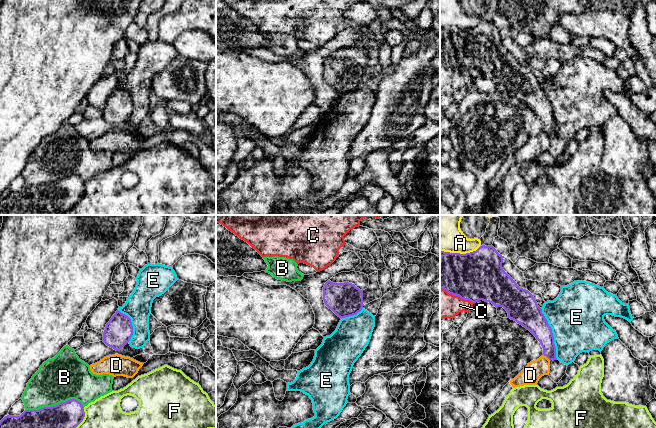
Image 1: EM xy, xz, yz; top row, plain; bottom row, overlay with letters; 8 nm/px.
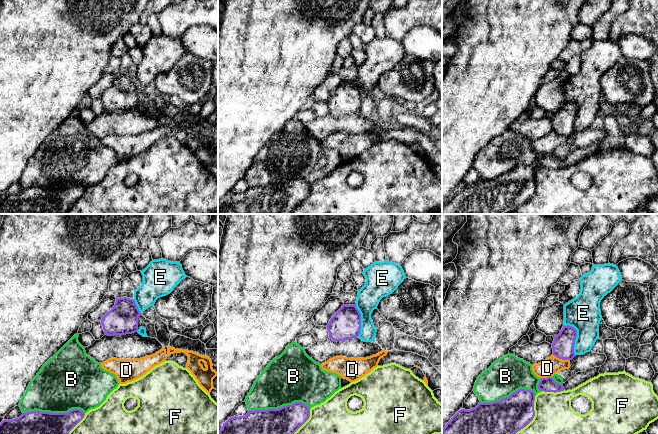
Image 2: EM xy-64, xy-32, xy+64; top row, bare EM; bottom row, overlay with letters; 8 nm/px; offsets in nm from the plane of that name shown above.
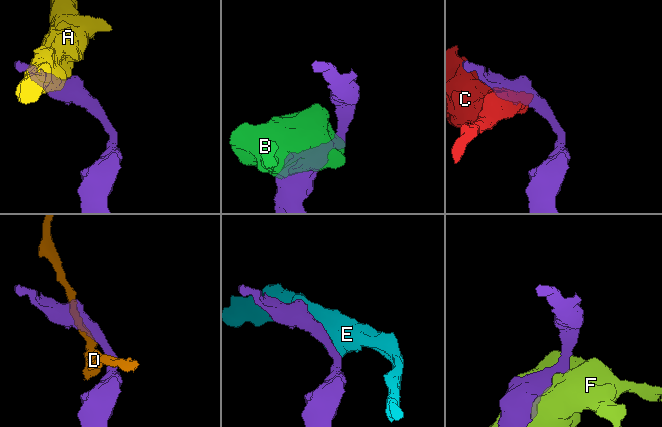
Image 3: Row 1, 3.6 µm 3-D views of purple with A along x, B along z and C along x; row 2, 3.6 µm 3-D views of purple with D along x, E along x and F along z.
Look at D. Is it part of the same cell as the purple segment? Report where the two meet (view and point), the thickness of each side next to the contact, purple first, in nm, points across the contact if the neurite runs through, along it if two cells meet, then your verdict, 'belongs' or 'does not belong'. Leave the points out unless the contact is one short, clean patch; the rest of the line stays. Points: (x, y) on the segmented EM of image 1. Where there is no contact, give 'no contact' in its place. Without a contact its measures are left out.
yz (547, 357) | 160/160 nm | does not belong

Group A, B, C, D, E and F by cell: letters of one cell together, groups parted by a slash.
A / B / C / D / E / F

